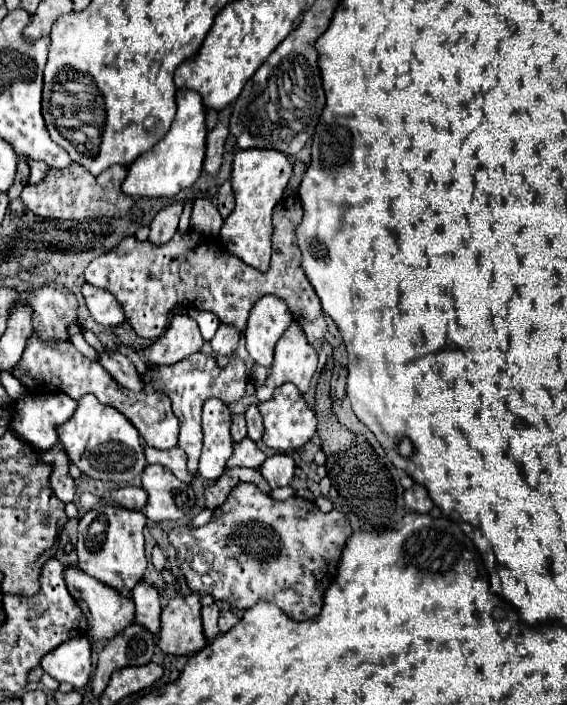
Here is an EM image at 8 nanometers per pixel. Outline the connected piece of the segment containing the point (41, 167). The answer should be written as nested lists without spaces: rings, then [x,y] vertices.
[[[28,161],[28,163],[30,163],[30,183],[38,185],[40,181],[44,181],[50,167],[44,165],[44,161]]]

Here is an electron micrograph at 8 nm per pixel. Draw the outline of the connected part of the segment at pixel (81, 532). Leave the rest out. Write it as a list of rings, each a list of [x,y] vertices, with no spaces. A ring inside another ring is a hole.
[[[108,503],[94,507],[78,523],[78,545],[76,545],[78,567],[84,573],[96,577],[98,581],[114,587],[116,591],[132,589],[142,579],[142,573],[144,573],[146,563],[148,563],[146,557],[144,557],[144,525],[146,525],[146,517],[140,511],[128,511],[124,507],[108,505]]]

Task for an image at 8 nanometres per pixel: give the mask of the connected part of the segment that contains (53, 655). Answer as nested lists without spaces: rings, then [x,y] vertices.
[[[78,637],[64,641],[60,647],[44,655],[40,665],[58,683],[70,683],[74,689],[82,689],[92,671],[88,639]]]

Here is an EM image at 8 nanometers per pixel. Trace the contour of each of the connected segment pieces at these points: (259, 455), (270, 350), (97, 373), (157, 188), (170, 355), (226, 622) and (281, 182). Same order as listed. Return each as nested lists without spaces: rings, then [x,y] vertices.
[[[246,437],[240,443],[234,443],[234,453],[228,459],[226,467],[254,467],[258,469],[264,463],[266,455],[256,447],[256,443]]]
[[[264,295],[250,311],[248,327],[244,331],[246,349],[250,357],[264,367],[270,367],[274,361],[276,341],[292,323],[292,313],[288,305],[276,295]]]
[[[32,335],[22,353],[20,365],[14,369],[12,375],[32,393],[62,391],[76,401],[86,393],[94,393],[100,403],[118,409],[140,431],[142,439],[148,445],[152,445],[156,449],[172,449],[178,443],[178,419],[172,413],[170,401],[164,393],[154,391],[154,389],[150,389],[146,393],[144,391],[134,393],[134,391],[120,387],[112,379],[112,375],[106,369],[102,369],[100,363],[86,359],[70,341],[62,341],[60,345],[44,345],[44,343],[40,343],[40,339],[36,335]]]
[[[182,89],[176,93],[178,113],[172,121],[166,137],[156,143],[150,151],[142,153],[130,167],[128,177],[122,183],[122,191],[132,197],[172,197],[180,189],[192,187],[202,175],[202,165],[206,157],[206,109],[198,93]]]
[[[176,315],[166,333],[144,349],[144,357],[152,365],[174,365],[176,361],[198,353],[202,345],[204,339],[200,335],[198,323],[188,315]]]
[[[222,611],[222,613],[220,613],[220,619],[218,619],[220,633],[226,633],[226,631],[228,631],[228,629],[232,629],[236,623],[238,623],[236,613],[232,613],[232,611]]]
[[[248,149],[238,151],[232,163],[232,189],[236,197],[234,211],[224,219],[220,239],[228,253],[240,257],[258,271],[268,271],[270,265],[270,237],[272,211],[284,197],[284,189],[292,177],[290,155],[276,149]]]

